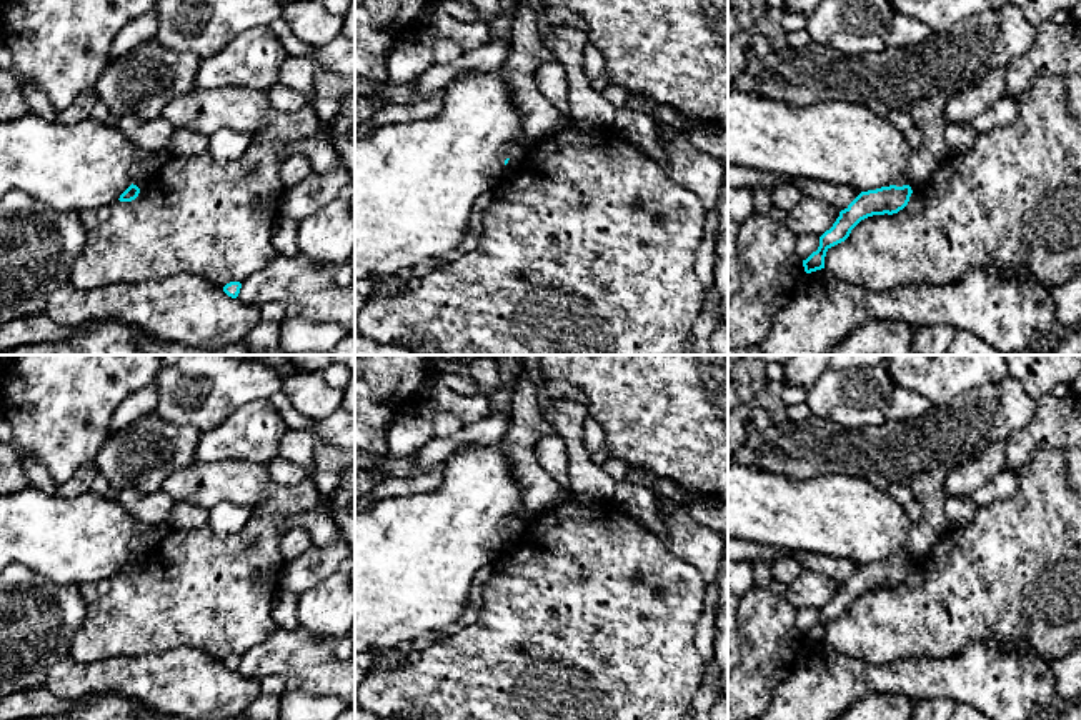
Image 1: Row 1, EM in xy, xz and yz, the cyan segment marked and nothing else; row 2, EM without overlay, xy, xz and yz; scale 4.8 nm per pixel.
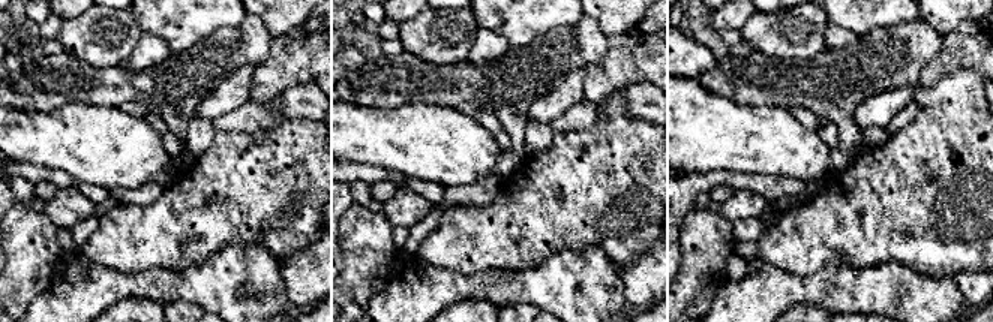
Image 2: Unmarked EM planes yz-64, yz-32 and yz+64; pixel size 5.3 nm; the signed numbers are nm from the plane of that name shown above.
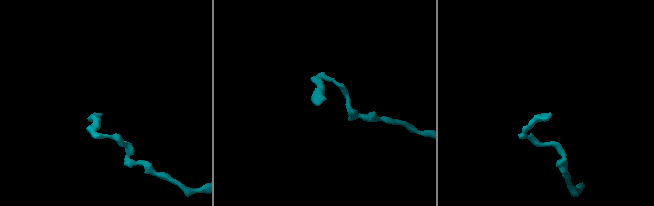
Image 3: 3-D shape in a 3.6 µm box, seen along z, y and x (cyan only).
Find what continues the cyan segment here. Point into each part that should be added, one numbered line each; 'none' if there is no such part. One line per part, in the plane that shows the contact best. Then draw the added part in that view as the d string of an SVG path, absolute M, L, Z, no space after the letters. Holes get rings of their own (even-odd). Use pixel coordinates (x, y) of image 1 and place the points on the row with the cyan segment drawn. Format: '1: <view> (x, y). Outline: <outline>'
none

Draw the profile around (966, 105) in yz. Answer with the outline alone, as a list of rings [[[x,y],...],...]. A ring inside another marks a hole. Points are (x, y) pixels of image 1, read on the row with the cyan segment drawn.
[[[996,68],[968,90],[951,97],[943,108],[943,118],[946,123],[973,123],[974,118],[1006,95],[1006,68]]]

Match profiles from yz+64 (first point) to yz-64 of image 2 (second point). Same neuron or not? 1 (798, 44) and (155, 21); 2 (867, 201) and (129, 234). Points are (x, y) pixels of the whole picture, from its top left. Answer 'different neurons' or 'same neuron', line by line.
1: different neurons
2: same neuron

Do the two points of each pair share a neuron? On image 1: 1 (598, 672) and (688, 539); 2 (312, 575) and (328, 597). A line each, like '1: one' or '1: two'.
1: two
2: two

